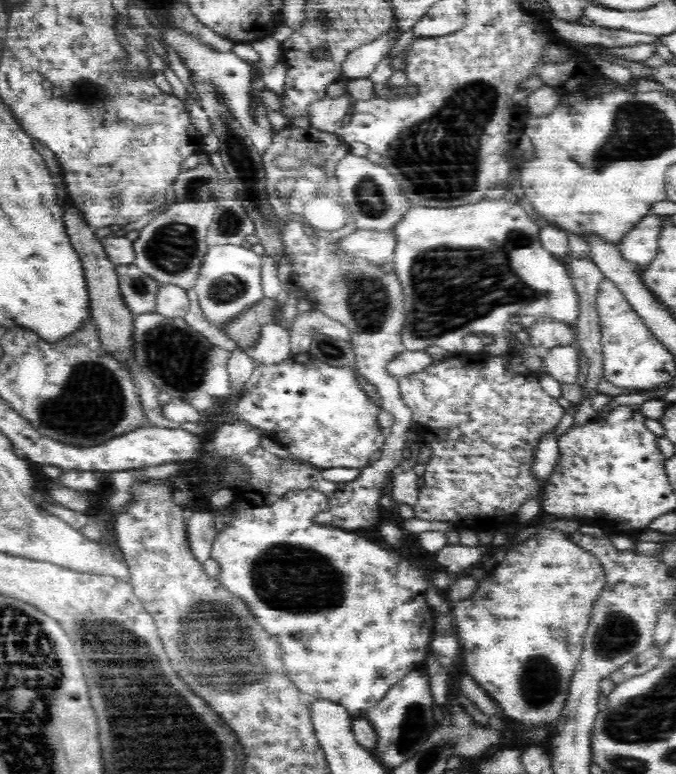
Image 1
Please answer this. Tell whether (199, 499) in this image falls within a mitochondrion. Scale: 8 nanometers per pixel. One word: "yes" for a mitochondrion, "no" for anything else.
no

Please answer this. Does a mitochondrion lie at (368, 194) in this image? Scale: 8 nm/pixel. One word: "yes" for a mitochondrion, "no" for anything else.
yes

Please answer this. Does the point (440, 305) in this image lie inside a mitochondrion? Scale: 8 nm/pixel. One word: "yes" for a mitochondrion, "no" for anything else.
yes

